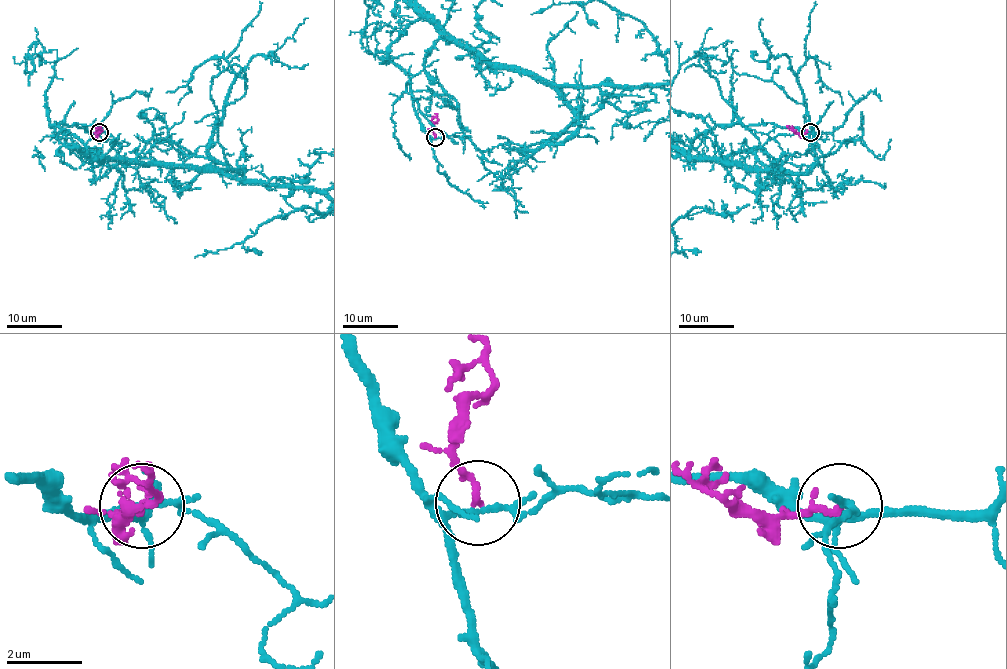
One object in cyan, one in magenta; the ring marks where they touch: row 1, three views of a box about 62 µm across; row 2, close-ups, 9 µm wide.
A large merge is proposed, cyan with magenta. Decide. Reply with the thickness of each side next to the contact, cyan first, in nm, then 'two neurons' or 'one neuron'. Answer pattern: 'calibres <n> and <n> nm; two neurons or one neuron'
calibres 120 and 180 nm; two neurons

